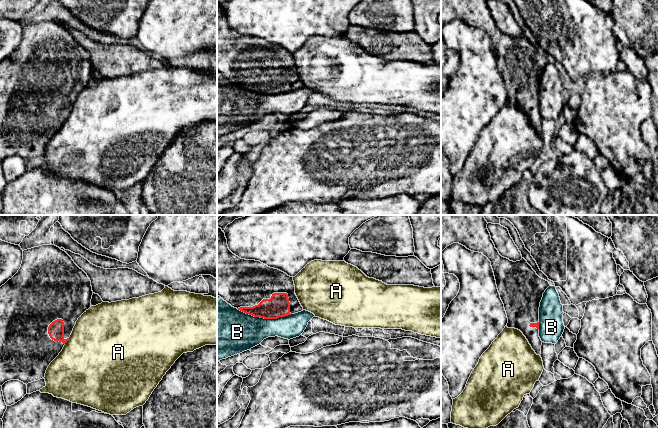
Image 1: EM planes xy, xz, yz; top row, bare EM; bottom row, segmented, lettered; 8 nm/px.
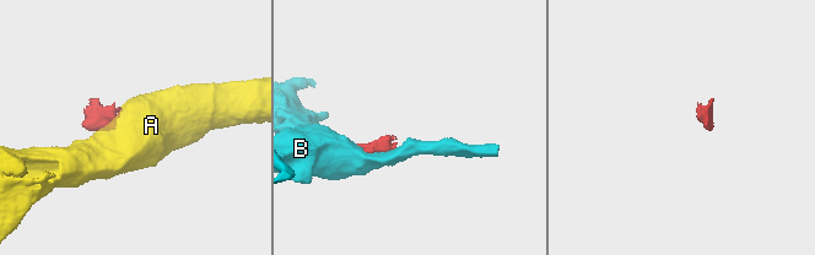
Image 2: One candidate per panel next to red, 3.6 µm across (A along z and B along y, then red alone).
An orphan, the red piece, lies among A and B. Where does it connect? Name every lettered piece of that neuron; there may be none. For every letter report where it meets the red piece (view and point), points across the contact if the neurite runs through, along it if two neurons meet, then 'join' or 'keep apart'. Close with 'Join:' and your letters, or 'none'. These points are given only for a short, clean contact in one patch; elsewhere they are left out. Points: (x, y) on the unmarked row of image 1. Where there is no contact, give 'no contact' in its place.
A: contact xy (66, 117); keep apart
B: contact xz (264, 94); keep apart
Join: none

